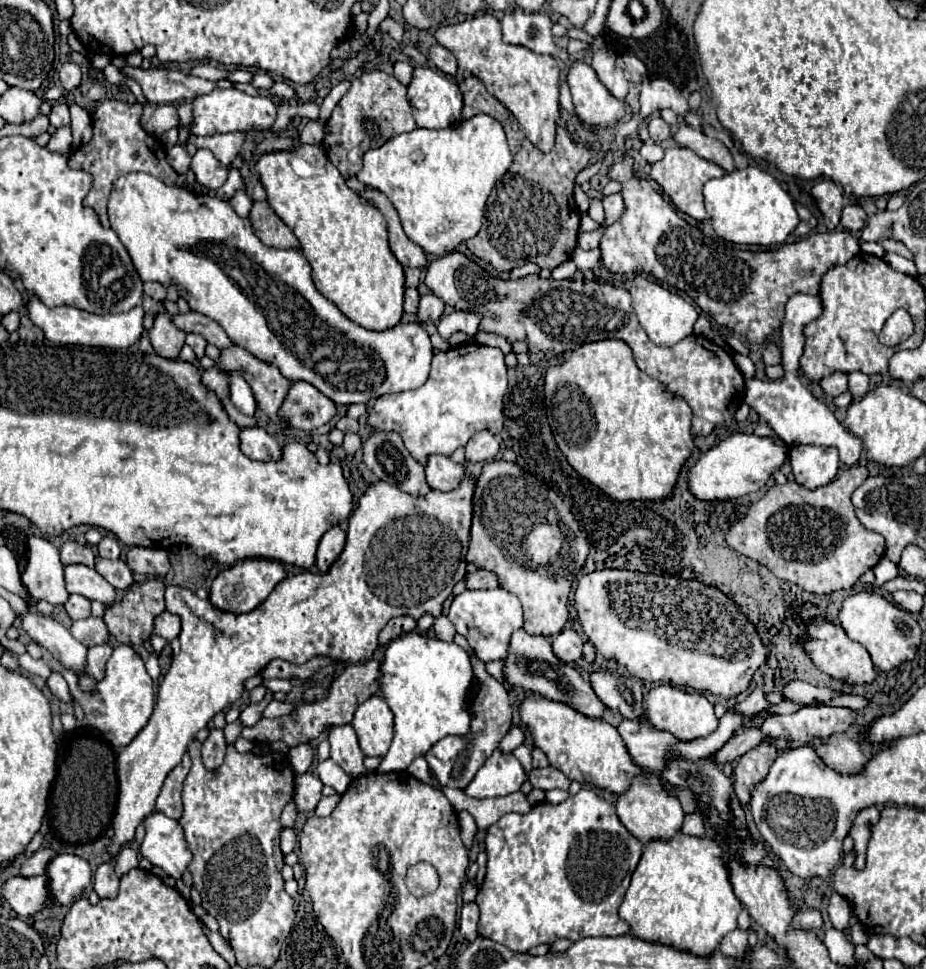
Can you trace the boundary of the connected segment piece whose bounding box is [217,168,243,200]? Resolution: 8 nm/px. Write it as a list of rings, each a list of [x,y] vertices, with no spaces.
[[[231,168],[231,170],[229,170],[229,178],[227,178],[227,182],[217,190],[217,196],[223,198],[223,200],[231,200],[231,196],[233,196],[239,188],[243,188],[243,178],[241,178],[241,174],[239,174],[237,168]]]

